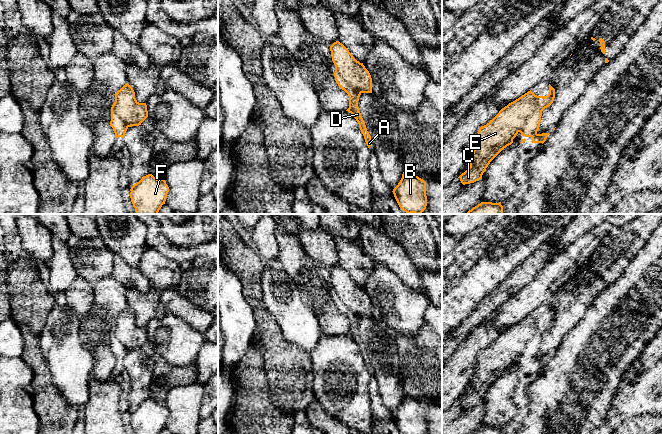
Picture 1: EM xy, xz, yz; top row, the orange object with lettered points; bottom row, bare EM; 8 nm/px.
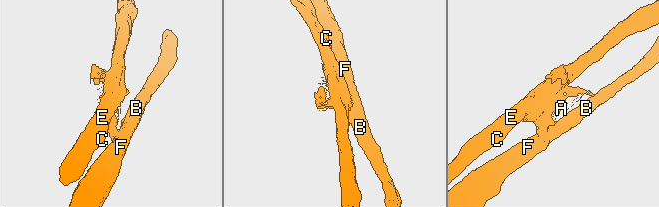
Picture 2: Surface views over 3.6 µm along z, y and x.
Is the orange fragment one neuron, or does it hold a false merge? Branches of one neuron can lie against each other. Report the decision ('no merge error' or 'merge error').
merge error

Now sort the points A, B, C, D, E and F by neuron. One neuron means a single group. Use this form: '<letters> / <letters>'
A B D F / C E

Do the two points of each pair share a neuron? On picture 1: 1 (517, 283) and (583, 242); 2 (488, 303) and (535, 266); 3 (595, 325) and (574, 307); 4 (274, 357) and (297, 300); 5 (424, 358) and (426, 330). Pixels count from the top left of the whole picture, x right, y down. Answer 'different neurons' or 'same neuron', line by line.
1: different neurons
2: same neuron
3: different neurons
4: different neurons
5: same neuron

